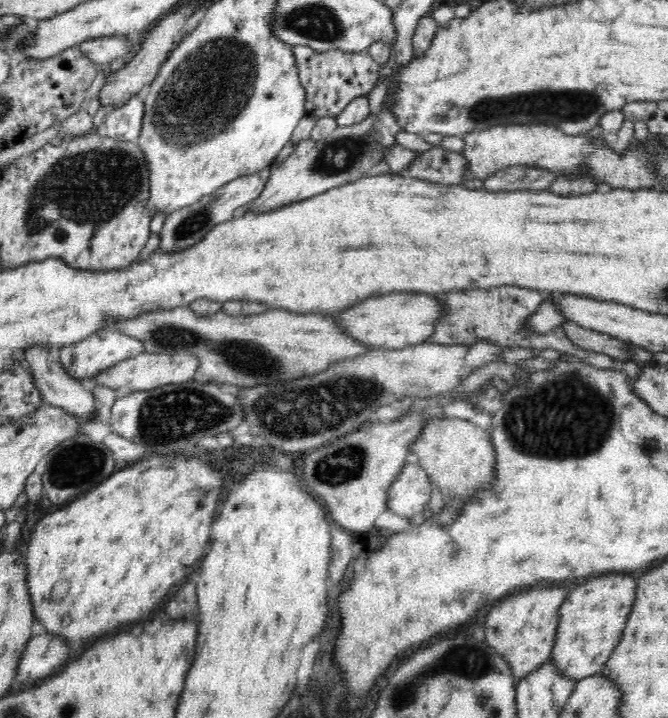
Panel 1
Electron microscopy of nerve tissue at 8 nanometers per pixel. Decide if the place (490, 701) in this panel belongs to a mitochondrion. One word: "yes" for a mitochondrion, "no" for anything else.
yes

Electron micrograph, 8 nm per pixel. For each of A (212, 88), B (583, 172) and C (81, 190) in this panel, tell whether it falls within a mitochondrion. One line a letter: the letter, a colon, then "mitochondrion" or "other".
A: mitochondrion
B: other
C: mitochondrion

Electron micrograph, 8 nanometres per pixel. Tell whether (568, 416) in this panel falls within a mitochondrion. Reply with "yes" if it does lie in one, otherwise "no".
yes

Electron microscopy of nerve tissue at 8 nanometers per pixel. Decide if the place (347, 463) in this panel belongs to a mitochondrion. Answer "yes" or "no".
yes

